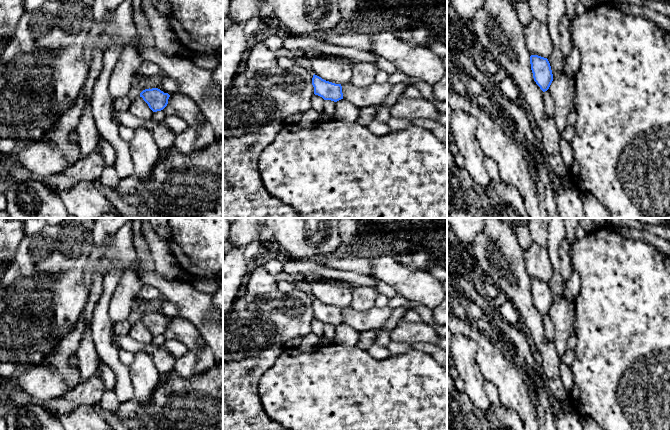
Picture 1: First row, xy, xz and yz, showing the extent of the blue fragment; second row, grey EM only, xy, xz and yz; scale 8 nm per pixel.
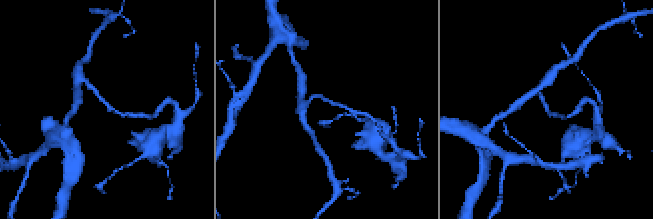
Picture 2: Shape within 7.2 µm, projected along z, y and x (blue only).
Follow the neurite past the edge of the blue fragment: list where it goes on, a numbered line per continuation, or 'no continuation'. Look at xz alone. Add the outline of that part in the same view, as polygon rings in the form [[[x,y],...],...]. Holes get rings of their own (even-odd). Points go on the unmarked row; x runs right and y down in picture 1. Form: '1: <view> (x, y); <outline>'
no continuation

